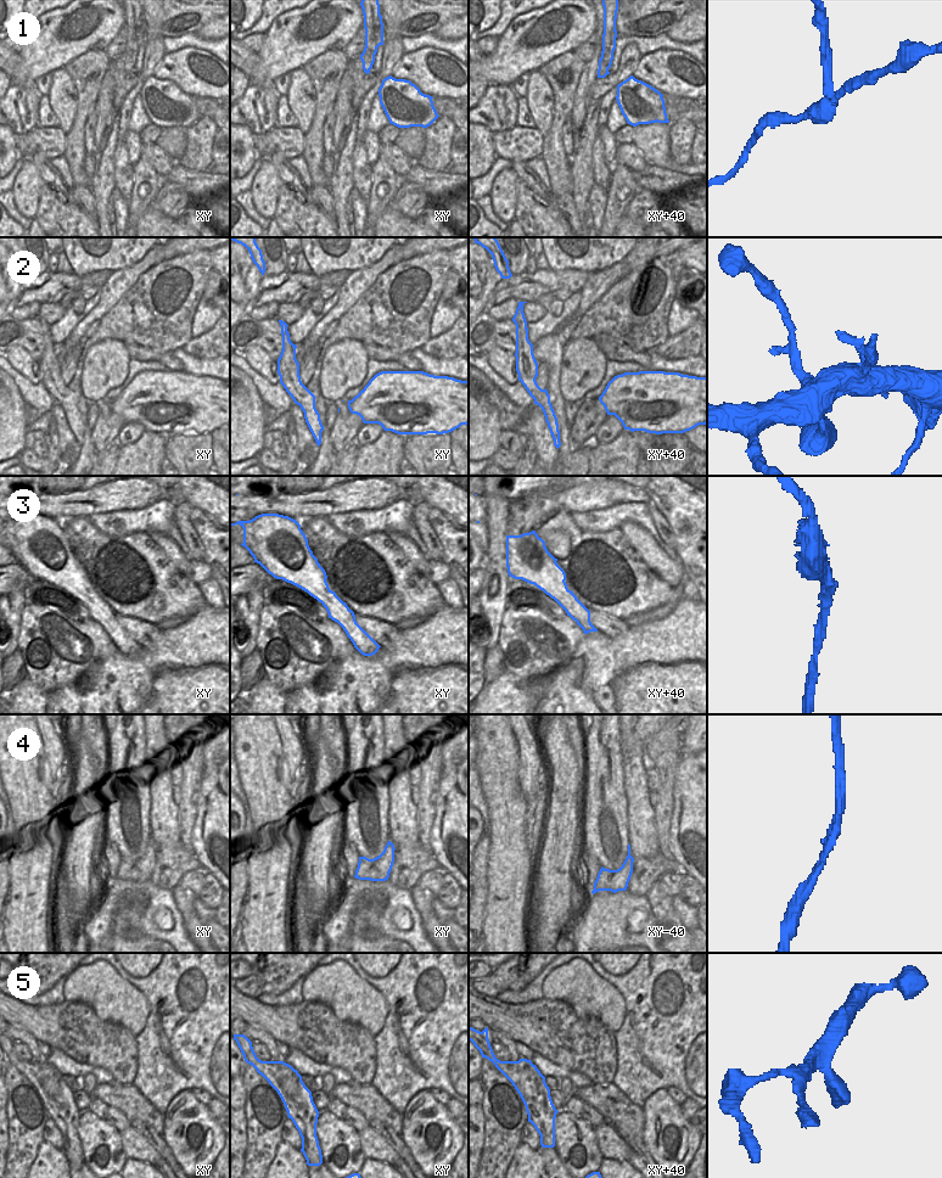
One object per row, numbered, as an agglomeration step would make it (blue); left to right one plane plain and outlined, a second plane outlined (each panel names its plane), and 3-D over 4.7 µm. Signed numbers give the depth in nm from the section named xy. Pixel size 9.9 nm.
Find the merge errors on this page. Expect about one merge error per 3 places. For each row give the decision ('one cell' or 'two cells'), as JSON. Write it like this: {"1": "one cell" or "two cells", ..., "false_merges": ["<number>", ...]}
{"1": "two cells", "2": "one cell", "3": "one cell", "4": "one cell", "5": "one cell", "false_merges": ["1"]}

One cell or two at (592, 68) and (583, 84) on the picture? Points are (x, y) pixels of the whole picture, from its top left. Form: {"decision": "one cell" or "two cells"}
{"decision": "one cell"}

